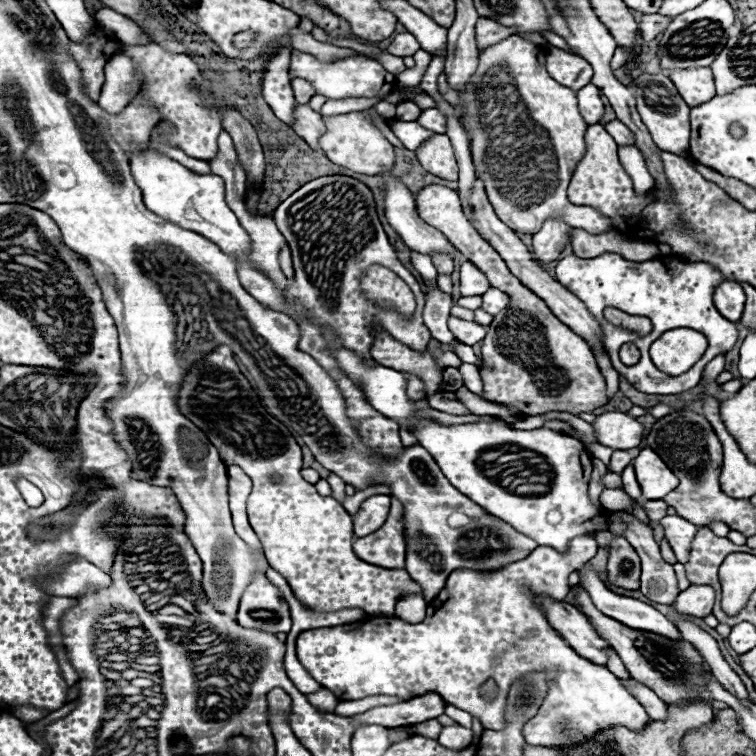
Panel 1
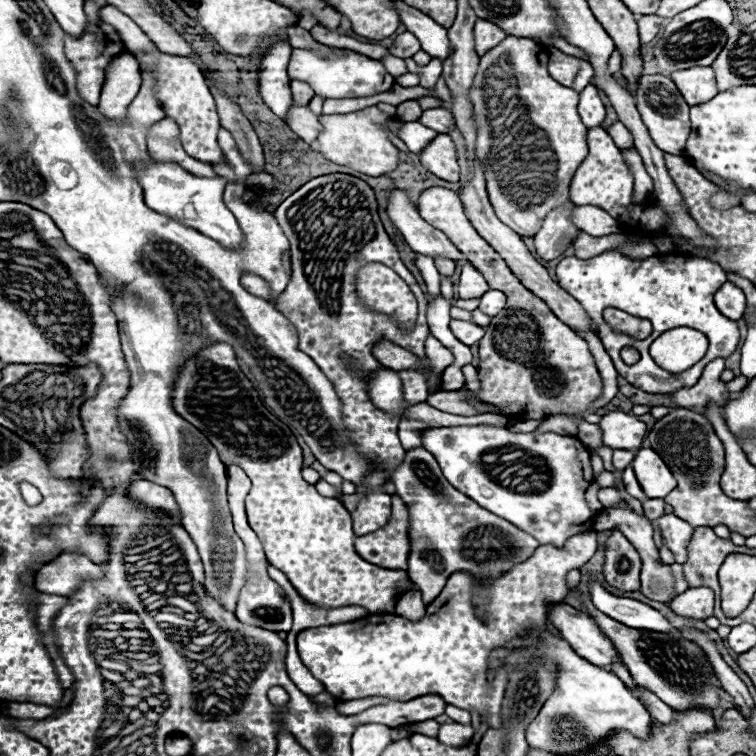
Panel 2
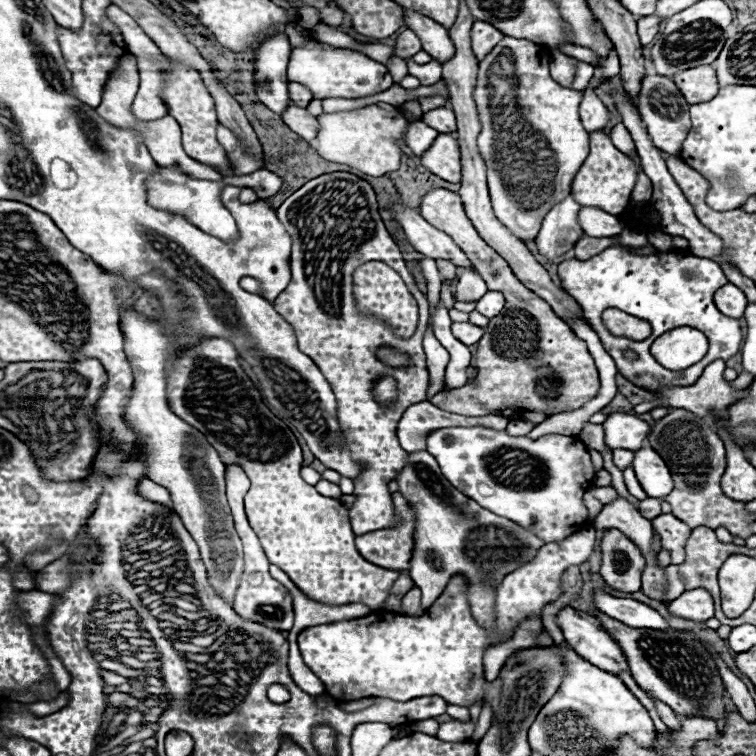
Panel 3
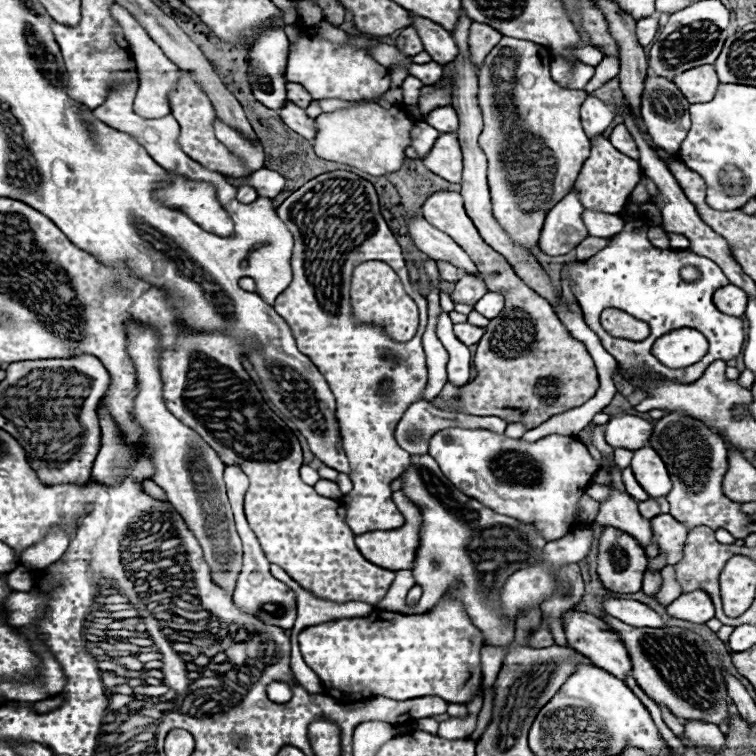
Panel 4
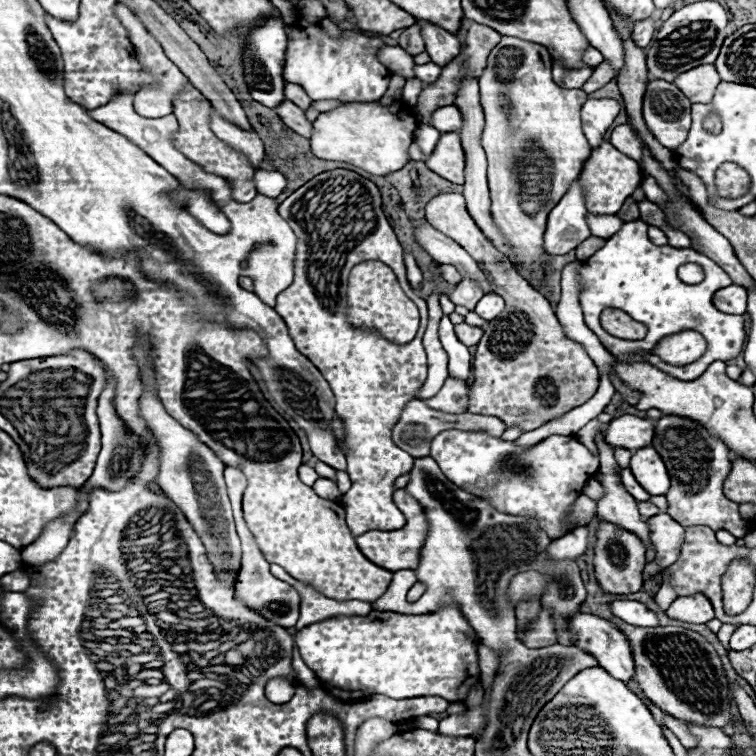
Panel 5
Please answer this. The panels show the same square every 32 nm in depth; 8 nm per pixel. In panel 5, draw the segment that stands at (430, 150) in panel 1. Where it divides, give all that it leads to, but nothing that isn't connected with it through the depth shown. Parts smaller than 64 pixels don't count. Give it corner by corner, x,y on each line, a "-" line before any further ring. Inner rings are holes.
446,132
440,136
426,166
452,184
464,184
464,154
458,132

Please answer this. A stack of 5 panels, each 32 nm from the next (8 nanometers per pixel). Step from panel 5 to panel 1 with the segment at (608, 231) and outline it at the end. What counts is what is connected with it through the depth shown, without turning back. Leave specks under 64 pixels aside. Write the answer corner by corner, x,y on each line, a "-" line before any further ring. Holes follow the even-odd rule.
512,34
500,40
494,46
488,46
480,52
478,70
472,74
468,86
462,92
448,86
444,72
438,76
440,94
452,104
458,106
464,116
462,122
466,130
472,134
472,160
476,166
476,174
484,182
484,190
488,194
490,204
496,210
496,216
508,224
512,230
522,234
536,234
544,220
562,218
574,228
584,228
588,232
608,232
614,230
608,218
600,216
600,212
588,206
576,206
568,200
566,188
572,178
572,172
580,158
586,152
584,132
588,124
580,118
576,92
564,88
546,72
546,50
522,40

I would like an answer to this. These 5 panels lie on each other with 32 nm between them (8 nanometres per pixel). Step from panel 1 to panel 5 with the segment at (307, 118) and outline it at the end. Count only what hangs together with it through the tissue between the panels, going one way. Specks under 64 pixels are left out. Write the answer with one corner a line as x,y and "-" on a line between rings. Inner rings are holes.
284,100
280,106
278,106
278,116
282,118
282,122
292,128
294,132
298,132
300,136
304,138
310,138
312,136
312,122
306,120
306,114
304,110
296,108
296,104
292,104
290,100

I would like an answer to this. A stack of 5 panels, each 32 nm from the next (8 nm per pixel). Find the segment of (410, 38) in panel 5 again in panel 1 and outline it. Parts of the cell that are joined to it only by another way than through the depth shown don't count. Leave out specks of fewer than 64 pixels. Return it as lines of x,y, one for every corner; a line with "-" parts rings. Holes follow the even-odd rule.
404,32
404,34
398,34
392,44
386,48
386,52
394,54
394,56
412,56
416,50
420,50
420,44
416,42
416,38
410,34
410,32

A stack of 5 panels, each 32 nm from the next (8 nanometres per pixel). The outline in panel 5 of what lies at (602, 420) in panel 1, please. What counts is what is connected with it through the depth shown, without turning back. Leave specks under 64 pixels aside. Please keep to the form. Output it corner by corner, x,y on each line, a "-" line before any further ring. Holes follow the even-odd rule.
632,414
614,418
606,428
606,442
616,448
638,450
650,446
652,436
654,436
654,422

